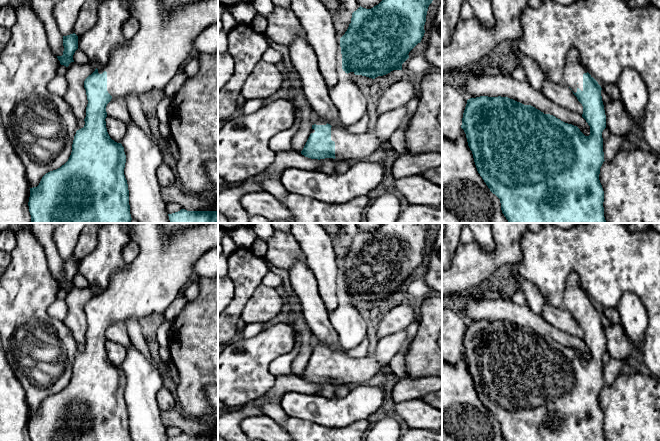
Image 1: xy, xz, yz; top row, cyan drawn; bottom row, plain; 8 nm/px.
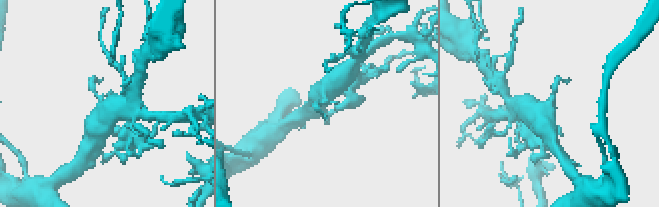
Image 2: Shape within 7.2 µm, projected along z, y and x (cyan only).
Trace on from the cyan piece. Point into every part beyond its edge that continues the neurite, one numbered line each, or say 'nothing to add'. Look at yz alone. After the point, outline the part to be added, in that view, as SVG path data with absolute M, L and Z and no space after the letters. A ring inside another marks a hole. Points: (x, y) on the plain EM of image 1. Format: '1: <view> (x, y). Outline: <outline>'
1: yz (574, 293). Outline: M571 273L566 280L566 290L564 294L565 309L570 311L574 317L579 312L583 315L583 298L588 295L580 286L578 275Z

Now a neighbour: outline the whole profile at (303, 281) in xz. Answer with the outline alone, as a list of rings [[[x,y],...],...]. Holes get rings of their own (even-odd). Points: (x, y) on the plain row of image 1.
[[[303,256],[288,270],[288,277],[312,334],[331,350],[342,350],[338,334],[330,322],[329,313],[318,292],[316,277]]]

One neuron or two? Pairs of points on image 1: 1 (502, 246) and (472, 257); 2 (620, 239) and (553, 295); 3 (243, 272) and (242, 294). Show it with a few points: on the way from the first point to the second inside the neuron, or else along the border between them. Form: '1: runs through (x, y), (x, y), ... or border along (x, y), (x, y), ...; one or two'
1: runs through (496, 254), (493, 257), (480, 257); one
2: runs through (600, 249), (585, 249), (559, 275); one
3: runs through (243, 277), (243, 289); one

